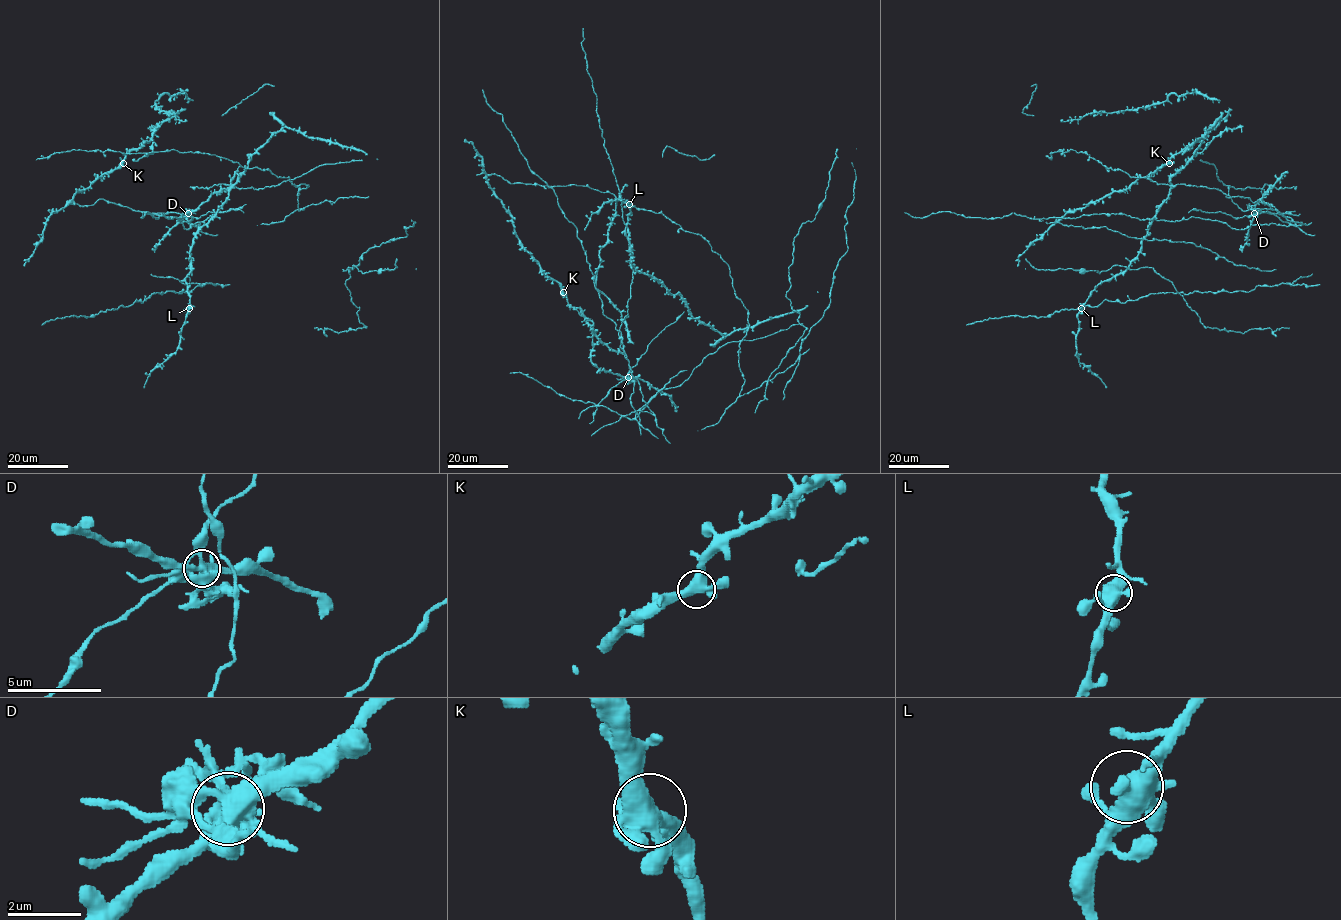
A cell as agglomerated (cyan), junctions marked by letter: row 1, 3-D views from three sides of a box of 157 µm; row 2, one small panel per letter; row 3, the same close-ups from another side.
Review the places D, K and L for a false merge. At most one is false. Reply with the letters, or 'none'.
D

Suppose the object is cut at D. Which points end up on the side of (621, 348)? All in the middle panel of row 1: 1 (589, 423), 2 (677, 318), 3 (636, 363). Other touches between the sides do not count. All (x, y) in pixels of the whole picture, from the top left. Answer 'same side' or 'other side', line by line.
1: other side
2: other side
3: other side

